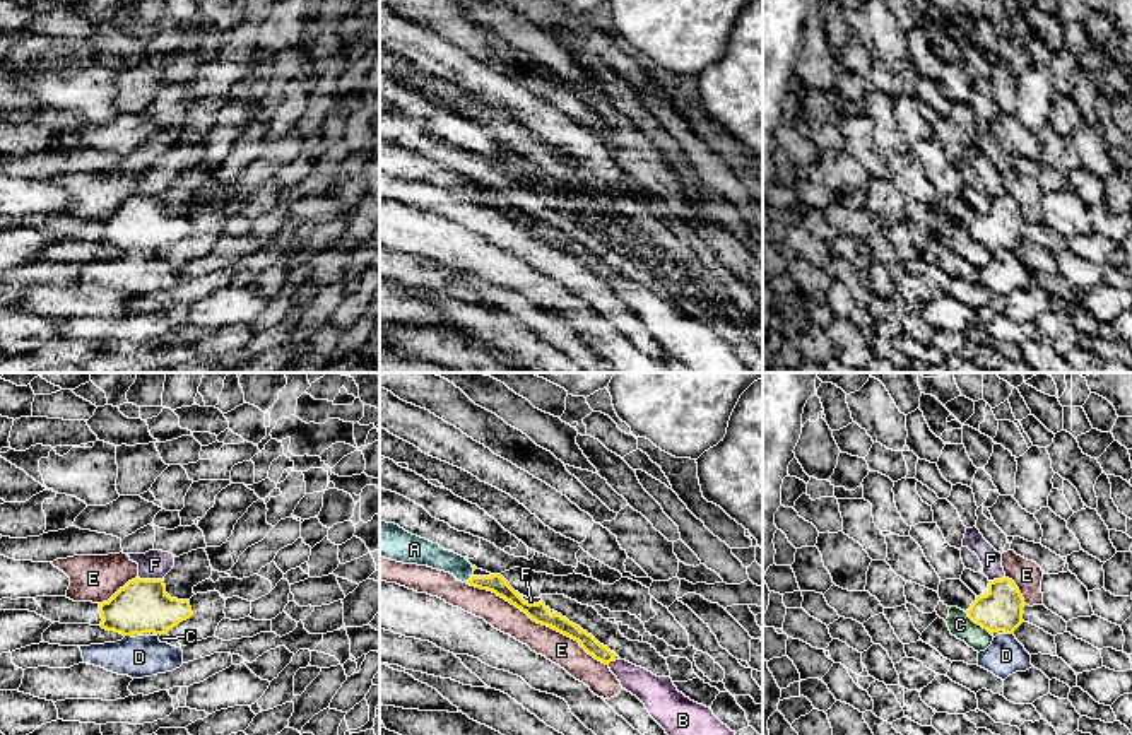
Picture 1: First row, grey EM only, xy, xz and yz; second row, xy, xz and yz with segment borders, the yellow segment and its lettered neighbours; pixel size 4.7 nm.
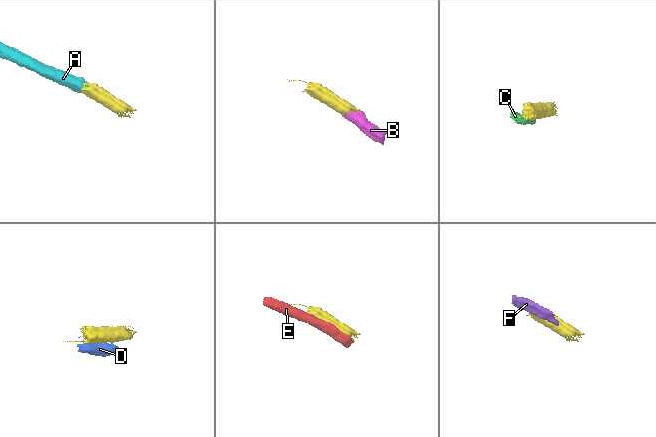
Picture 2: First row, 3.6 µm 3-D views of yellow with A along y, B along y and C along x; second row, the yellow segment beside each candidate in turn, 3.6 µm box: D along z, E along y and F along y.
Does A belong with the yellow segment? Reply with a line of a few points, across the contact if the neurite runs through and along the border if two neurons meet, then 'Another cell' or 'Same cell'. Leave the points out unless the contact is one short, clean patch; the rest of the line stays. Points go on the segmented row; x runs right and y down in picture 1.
Same cell

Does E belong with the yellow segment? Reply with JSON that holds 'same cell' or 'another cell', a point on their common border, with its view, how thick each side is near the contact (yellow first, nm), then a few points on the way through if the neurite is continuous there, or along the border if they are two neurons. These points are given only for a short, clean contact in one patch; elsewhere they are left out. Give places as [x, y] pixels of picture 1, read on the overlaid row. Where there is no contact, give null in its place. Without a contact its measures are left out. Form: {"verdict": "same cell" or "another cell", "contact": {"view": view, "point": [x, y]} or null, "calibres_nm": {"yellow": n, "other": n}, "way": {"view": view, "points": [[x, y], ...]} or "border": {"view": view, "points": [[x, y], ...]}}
{"verdict": "another cell", "contact": {"view": "xz", "point": [537, 623]}, "calibres_nm": {"yellow": 90, "other": 140}}

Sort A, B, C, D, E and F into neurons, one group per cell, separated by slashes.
A B / C / D / E / F

